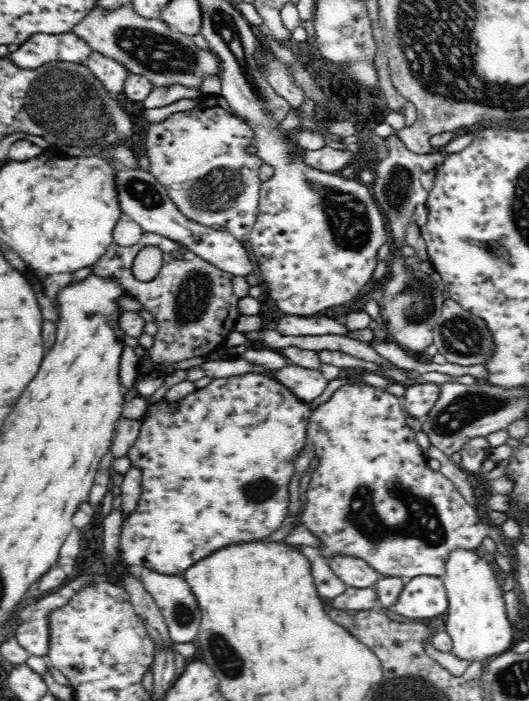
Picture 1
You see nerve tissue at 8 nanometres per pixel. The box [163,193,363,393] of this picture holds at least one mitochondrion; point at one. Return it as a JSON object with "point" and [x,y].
{"point":[194,293]}

